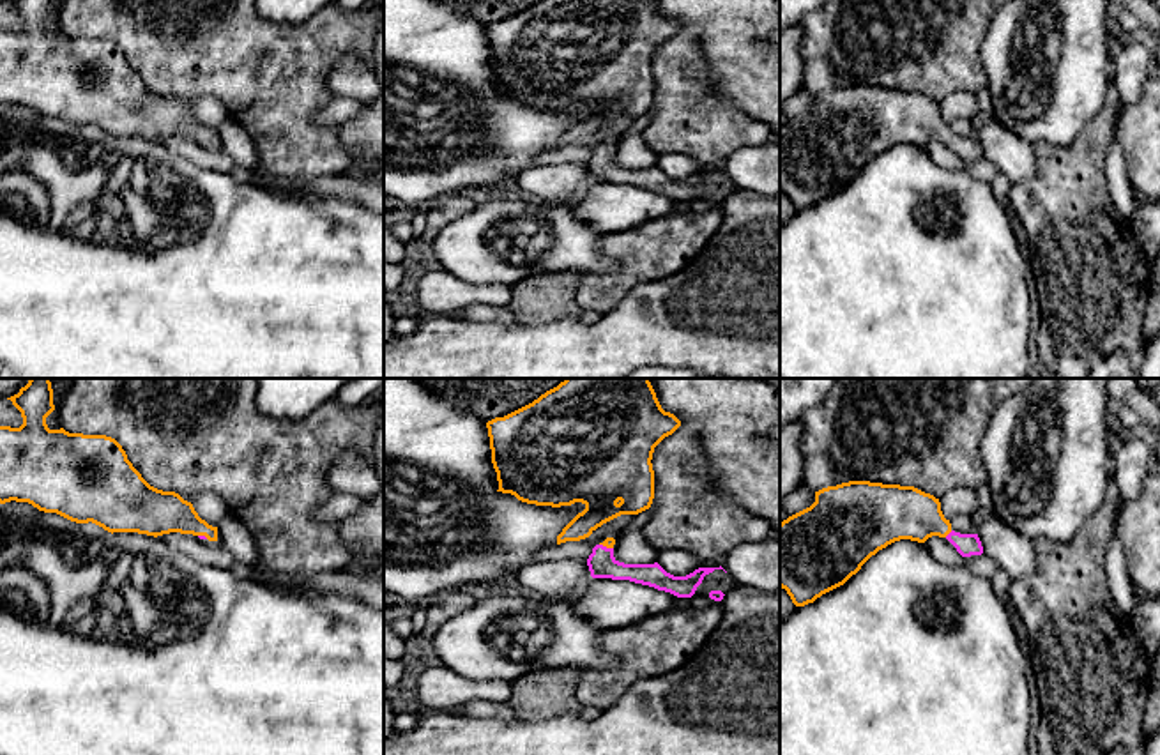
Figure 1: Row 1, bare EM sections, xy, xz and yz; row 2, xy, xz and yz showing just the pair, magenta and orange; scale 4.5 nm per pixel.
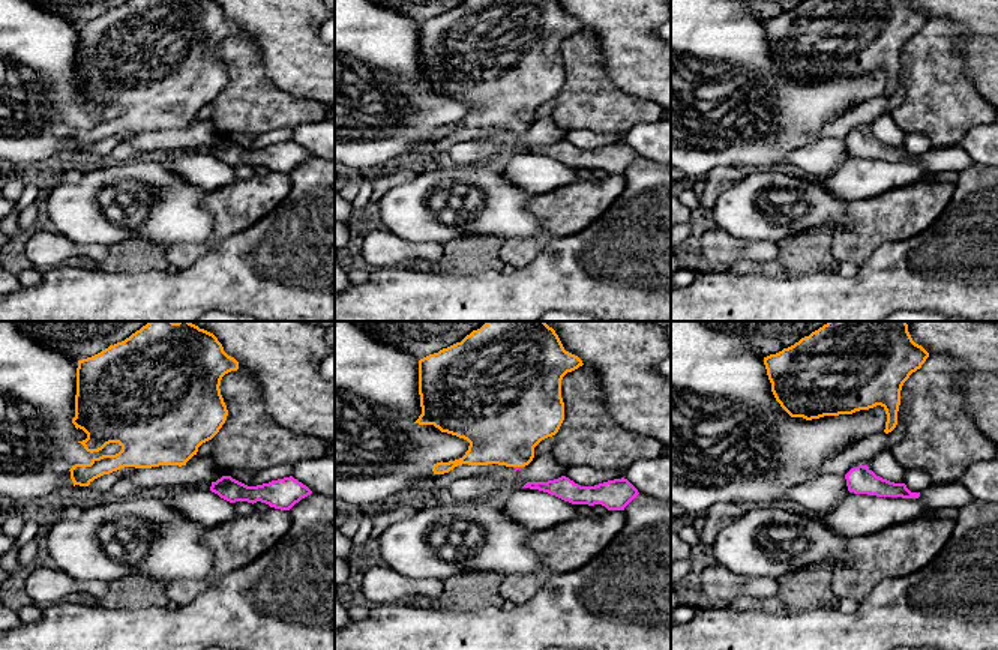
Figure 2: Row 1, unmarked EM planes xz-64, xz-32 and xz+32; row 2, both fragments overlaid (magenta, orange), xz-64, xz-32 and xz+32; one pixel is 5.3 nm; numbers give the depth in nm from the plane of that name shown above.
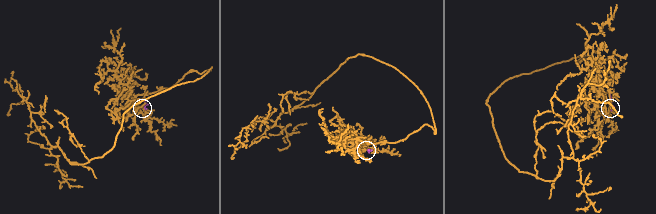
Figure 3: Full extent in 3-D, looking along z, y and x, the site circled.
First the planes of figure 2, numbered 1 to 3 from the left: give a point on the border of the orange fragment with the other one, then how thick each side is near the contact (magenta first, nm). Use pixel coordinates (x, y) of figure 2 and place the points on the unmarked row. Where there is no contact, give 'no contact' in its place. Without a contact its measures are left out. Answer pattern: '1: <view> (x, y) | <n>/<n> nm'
1: no contact
2: xz-32 (518, 131) | 20/420 nm
3: no contact

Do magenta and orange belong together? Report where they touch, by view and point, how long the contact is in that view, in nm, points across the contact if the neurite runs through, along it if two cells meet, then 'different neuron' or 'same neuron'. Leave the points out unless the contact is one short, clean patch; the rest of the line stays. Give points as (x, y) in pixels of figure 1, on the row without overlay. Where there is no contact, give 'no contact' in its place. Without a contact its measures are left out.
contact yz (950, 137); length 50 nm; way yz (966, 149), (950, 137), (916, 119), (899, 117); same neuron

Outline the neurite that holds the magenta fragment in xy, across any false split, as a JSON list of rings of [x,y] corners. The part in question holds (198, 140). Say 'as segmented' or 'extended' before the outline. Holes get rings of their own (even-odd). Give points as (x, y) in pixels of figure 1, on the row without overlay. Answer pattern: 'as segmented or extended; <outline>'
extended; [[[53,0],[7,4],[21,16],[23,28],[0,30],[0,108],[28,106],[39,115],[57,117],[76,127],[92,126],[111,138],[138,136],[157,141],[180,136],[218,145],[218,131],[202,124],[193,108],[179,97],[150,90],[115,42],[50,34],[46,21],[55,14]]]

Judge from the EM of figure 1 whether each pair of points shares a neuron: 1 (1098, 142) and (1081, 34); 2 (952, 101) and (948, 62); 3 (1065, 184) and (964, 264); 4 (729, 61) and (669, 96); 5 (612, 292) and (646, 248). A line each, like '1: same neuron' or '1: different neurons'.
1: different neurons
2: different neurons
3: different neurons
4: different neurons
5: same neuron

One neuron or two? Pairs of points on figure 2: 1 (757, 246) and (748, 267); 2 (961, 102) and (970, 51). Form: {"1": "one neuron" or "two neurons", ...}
{"1": "two neurons", "2": "two neurons"}

